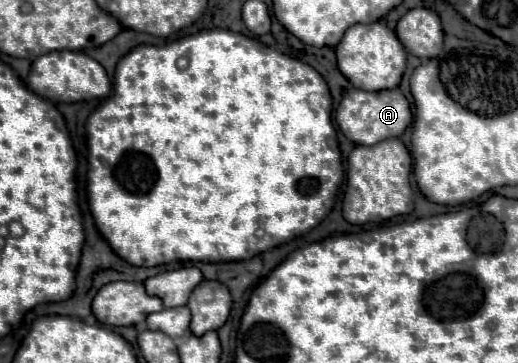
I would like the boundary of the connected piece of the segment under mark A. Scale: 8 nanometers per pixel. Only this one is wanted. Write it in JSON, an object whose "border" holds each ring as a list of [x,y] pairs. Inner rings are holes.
{"border":[[[349,89],[337,111],[335,111],[335,121],[339,125],[339,129],[343,131],[343,135],[359,145],[375,145],[383,139],[389,137],[399,137],[411,123],[413,115],[411,115],[411,107],[409,101],[405,99],[405,95],[399,89],[391,89],[391,91],[377,91],[377,93],[369,93],[369,91],[361,91],[361,89]]]}

